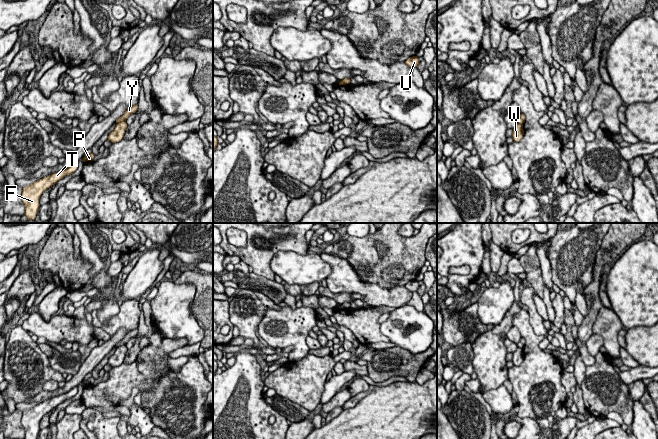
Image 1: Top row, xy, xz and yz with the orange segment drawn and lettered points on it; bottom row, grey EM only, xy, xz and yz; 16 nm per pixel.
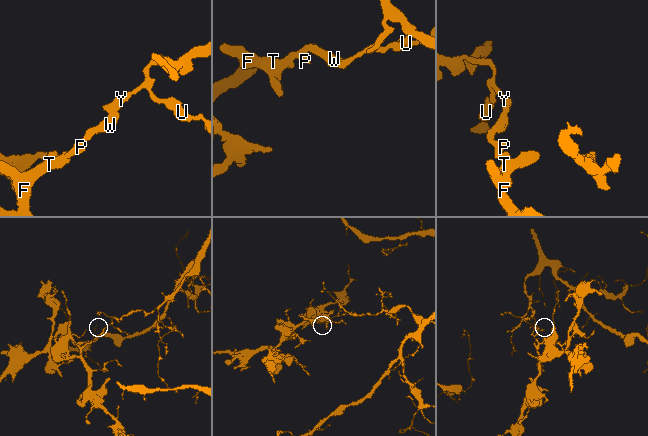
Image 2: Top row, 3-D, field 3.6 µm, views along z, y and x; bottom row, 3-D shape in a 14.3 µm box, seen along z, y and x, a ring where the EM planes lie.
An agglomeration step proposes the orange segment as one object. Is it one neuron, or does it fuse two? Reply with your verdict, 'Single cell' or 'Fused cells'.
Fused cells

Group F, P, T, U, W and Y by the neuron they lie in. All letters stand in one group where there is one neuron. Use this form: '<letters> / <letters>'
F P T W / U Y

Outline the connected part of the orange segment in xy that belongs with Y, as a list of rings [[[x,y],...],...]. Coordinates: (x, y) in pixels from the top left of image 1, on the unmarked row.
[[[138,328],[134,329],[134,330],[129,330],[127,332],[127,334],[125,335],[125,337],[116,344],[116,347],[120,347],[120,346],[123,346],[123,345],[126,345],[128,343],[128,341],[135,337],[136,335],[138,334]]]

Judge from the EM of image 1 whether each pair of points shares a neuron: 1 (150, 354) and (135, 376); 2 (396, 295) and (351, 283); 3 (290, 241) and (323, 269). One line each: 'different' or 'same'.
1: different
2: same
3: different

